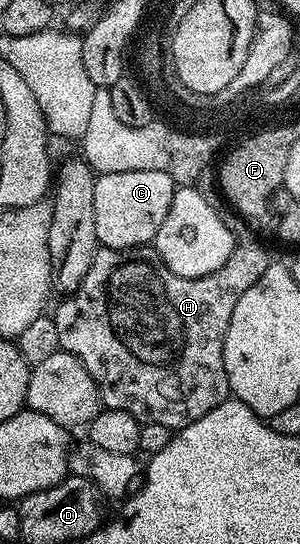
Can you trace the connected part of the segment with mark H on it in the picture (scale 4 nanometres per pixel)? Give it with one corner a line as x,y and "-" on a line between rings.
256,243
248,248
234,245
231,259
219,271
202,277
175,275
149,247
98,248
87,279
62,300
65,302
57,310
52,310
51,316
59,331
61,349
78,357
83,367
87,367
99,387
104,408
127,411
139,422
154,421
180,431
227,400
229,380
223,359
227,327
239,295
253,286
271,264
271,257
262,245

